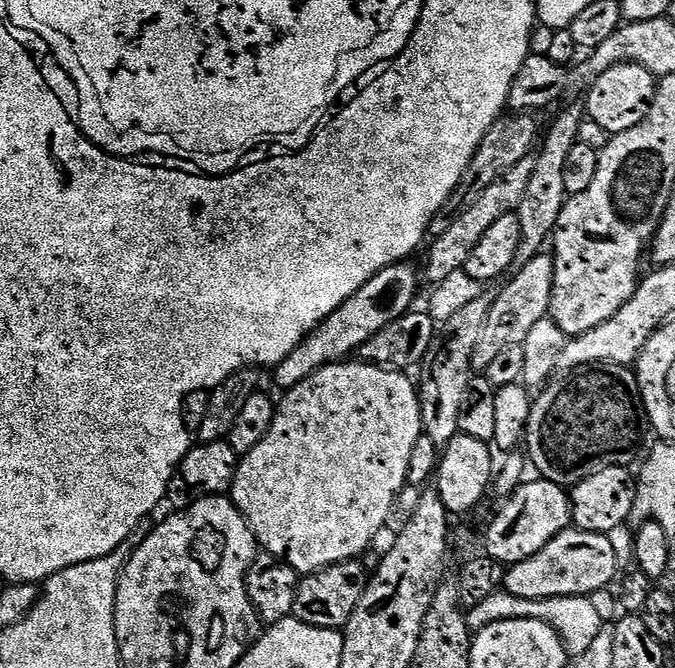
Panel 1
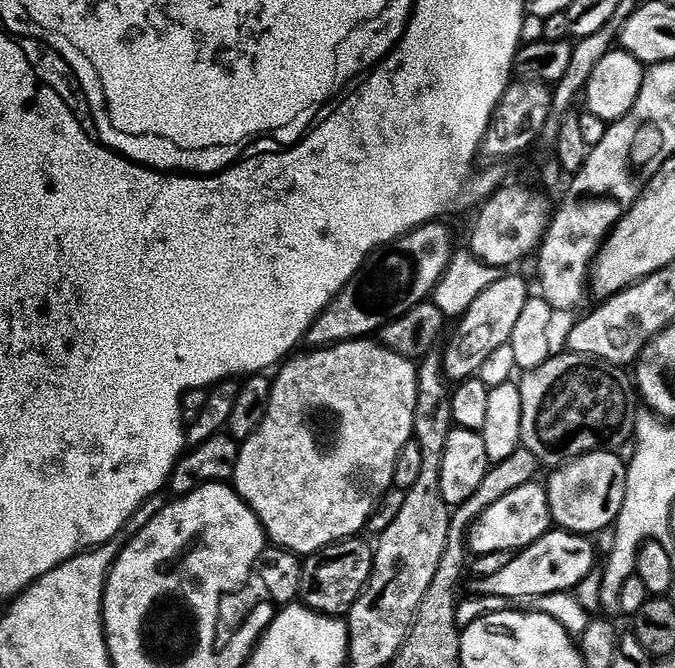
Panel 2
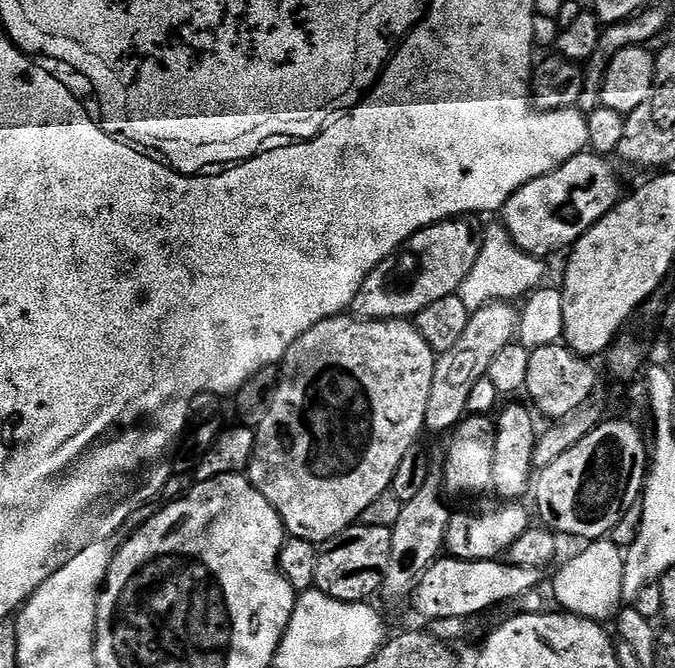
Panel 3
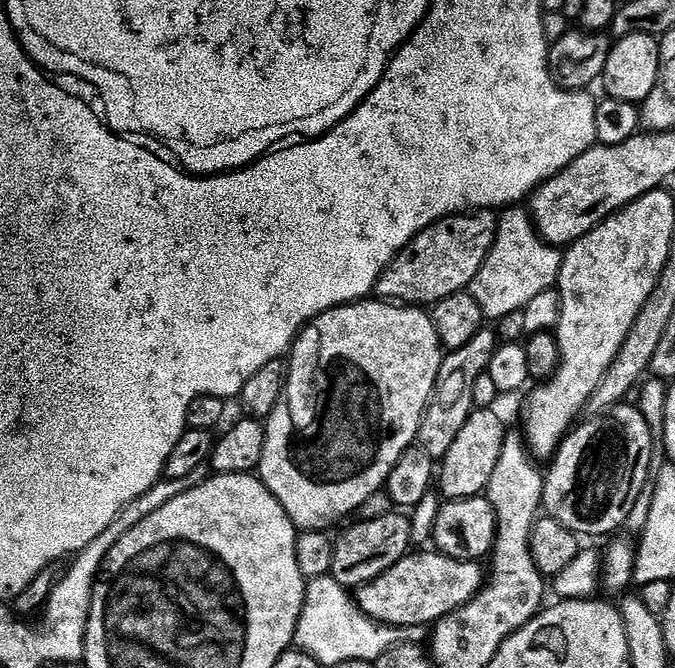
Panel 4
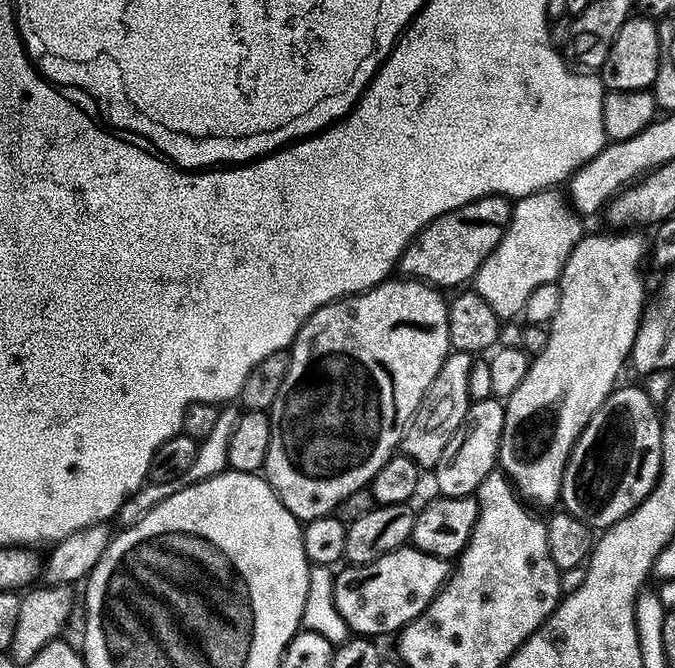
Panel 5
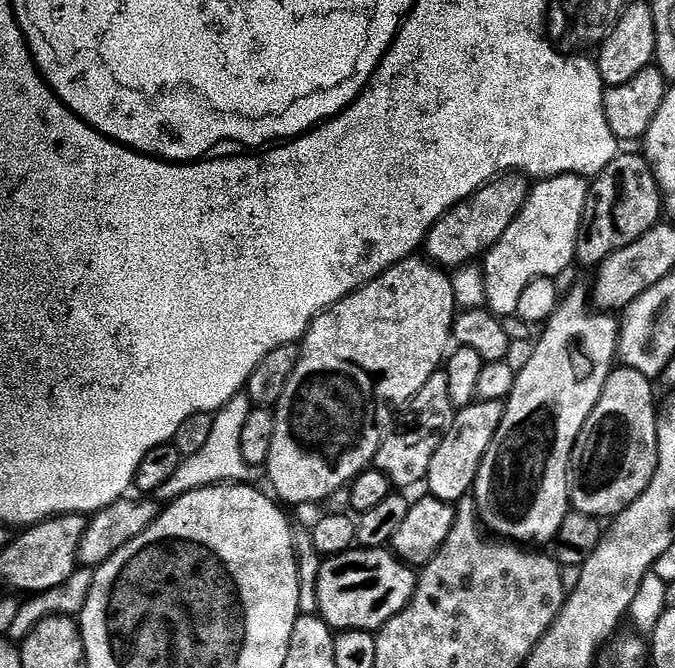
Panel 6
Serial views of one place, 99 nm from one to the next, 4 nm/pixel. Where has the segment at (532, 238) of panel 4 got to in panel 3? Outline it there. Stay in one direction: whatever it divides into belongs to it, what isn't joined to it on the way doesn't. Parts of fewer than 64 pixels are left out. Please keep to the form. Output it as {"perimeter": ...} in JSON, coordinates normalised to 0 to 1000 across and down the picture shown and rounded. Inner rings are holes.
{"perimeter":[[[735,329],[721,338],[717,350],[714,347],[710,383],[696,410],[684,422],[679,442],[690,454],[695,469],[729,454],[764,452],[764,448],[769,451],[807,424],[806,395],[801,385],[788,383],[767,370],[748,337]]]}

